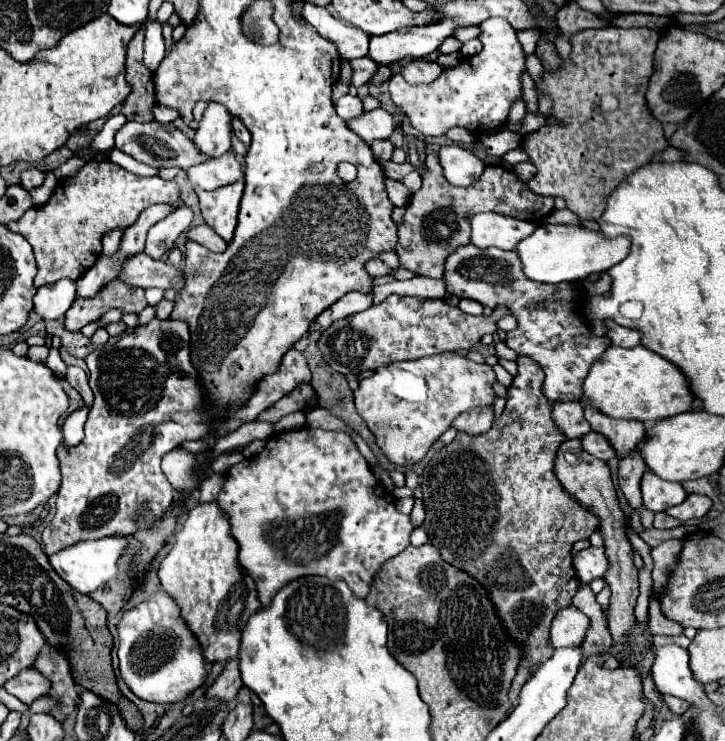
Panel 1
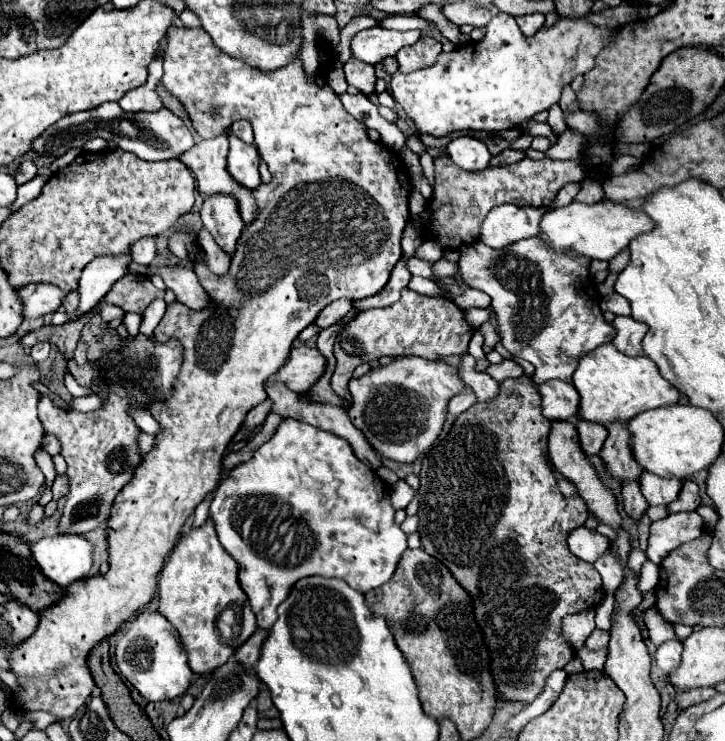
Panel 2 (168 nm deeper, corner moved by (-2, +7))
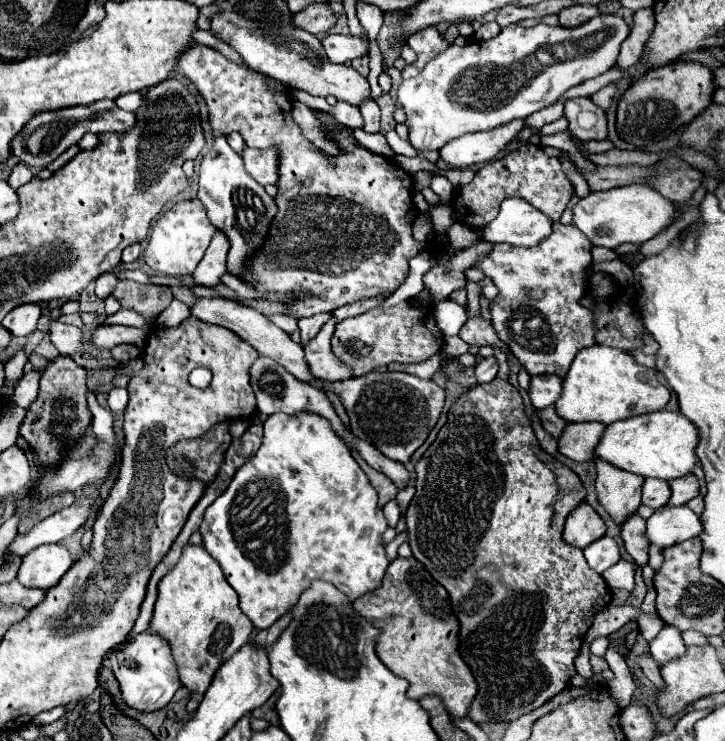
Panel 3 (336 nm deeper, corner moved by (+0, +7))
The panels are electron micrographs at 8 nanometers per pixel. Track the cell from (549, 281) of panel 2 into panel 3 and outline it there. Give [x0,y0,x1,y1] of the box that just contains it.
[475,224,597,378]

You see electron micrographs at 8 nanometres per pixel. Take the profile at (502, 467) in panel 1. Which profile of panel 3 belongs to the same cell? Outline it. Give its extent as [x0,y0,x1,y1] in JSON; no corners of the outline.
[405,378,611,724]

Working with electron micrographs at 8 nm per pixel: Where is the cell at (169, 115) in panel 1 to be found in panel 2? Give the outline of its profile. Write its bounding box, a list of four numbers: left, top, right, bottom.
[119,58,163,112]

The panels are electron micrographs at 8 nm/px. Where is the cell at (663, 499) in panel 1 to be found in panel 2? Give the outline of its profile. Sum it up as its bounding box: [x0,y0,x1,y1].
[639,472,681,506]

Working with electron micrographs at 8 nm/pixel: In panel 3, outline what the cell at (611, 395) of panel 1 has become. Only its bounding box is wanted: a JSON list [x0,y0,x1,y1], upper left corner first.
[555,344,671,426]

